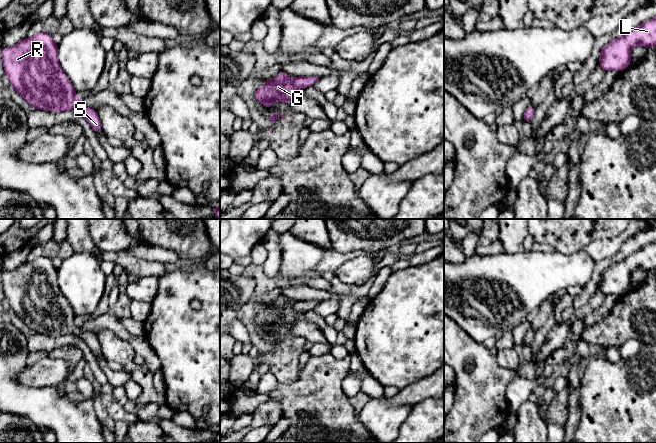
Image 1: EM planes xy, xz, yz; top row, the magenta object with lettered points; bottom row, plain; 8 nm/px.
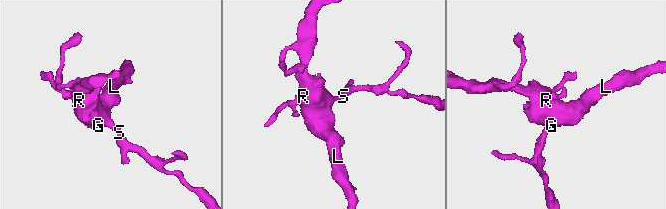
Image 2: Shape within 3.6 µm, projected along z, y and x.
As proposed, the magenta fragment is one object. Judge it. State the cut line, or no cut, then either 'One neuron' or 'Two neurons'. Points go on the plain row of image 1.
No split. One neuron

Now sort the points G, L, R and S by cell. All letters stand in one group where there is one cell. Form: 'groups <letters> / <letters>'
groups G L R S

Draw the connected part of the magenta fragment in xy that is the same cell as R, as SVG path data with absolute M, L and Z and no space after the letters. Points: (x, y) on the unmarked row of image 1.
M39 256L12 271L2 271L2 286L12 313L34 333L74 335L85 341L95 357L104 357L96 335L81 328L61 293L52 259Z

